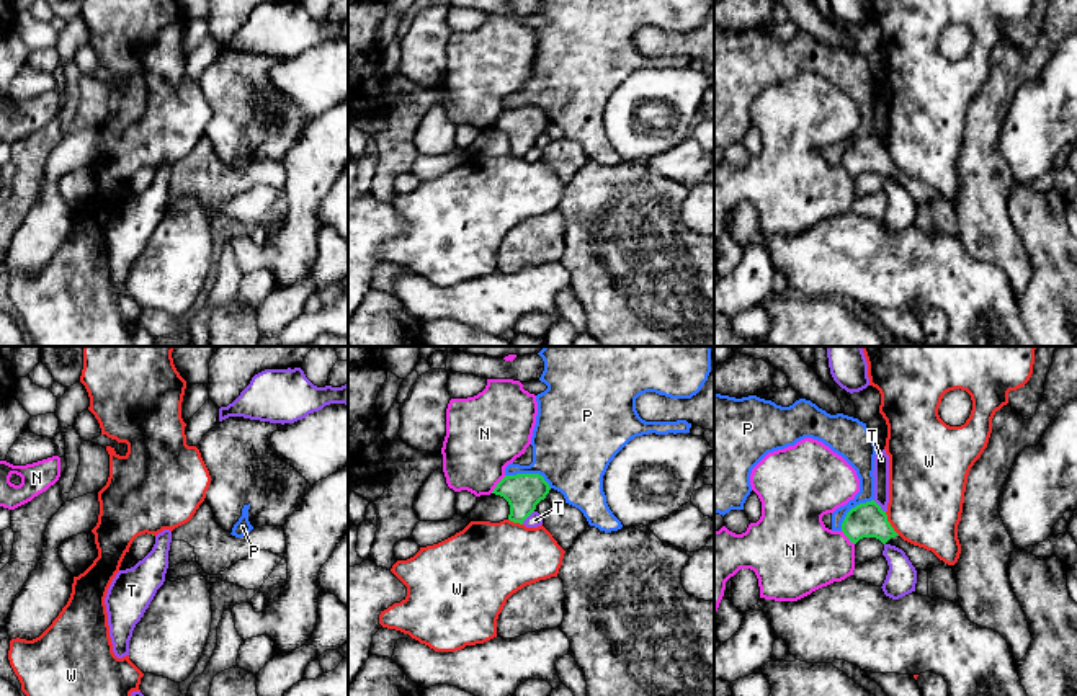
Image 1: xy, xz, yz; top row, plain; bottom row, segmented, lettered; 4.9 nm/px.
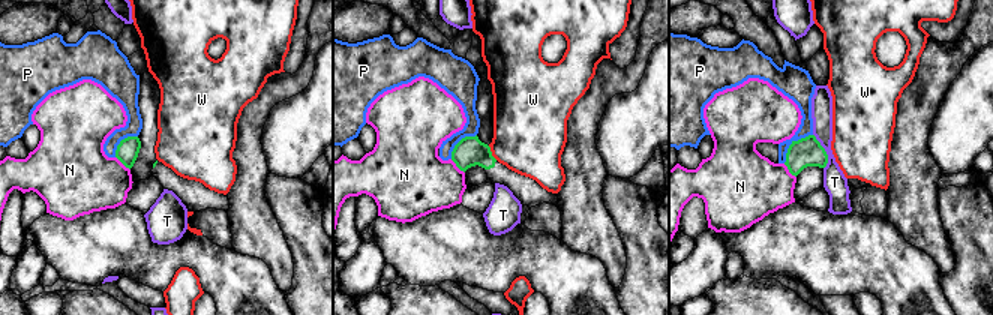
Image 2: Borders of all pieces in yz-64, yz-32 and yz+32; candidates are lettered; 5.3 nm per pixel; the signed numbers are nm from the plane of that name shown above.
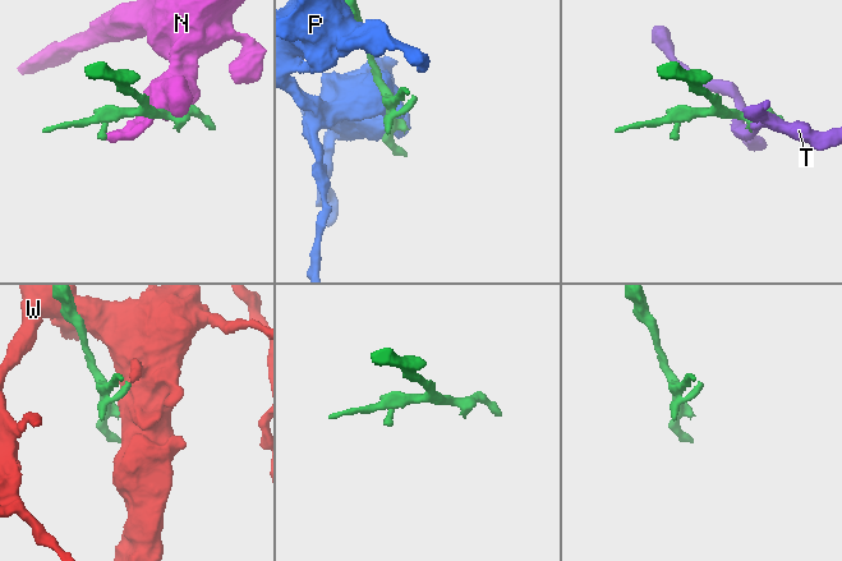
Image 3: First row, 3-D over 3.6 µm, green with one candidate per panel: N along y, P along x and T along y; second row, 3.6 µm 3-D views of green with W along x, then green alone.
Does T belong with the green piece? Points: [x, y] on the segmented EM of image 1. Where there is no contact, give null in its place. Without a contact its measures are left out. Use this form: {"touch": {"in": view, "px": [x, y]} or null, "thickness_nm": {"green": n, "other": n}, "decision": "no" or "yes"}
{"touch": {"in": "xz", "px": [528, 515]}, "thickness_nm": {"green": 180, "other": 70}, "decision": "no"}

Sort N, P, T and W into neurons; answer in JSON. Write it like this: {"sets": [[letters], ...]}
{"sets": [["N"], ["P"], ["T"], ["W"]]}

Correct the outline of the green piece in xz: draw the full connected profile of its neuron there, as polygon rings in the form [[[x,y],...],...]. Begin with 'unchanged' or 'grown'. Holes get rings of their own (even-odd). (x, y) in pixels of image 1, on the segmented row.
unchanged; [[[539,474],[505,475],[492,493],[503,497],[510,505],[508,520],[523,524],[546,498],[551,487]]]

